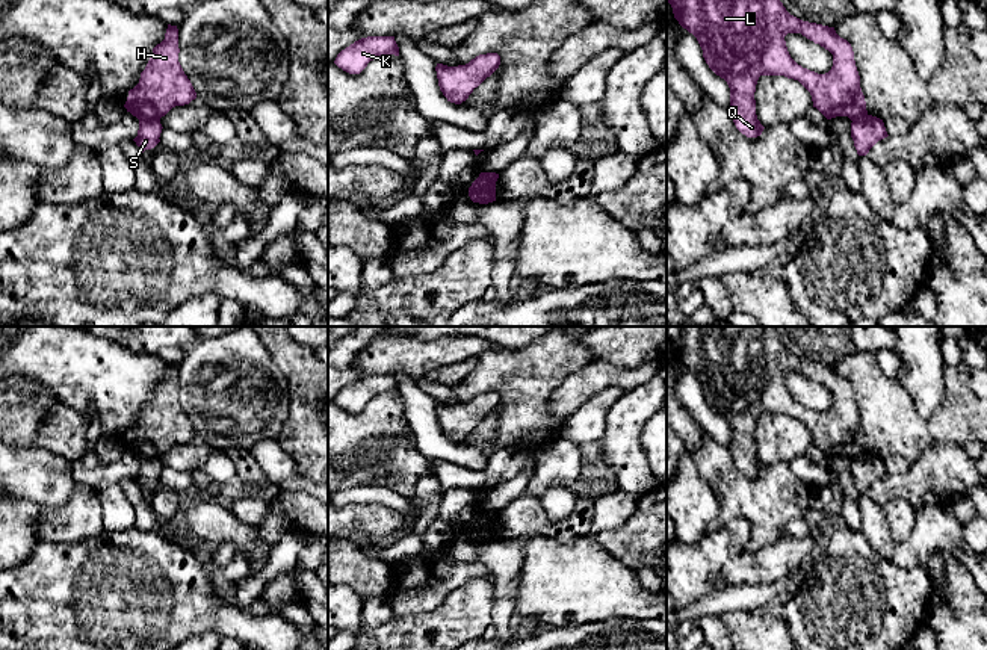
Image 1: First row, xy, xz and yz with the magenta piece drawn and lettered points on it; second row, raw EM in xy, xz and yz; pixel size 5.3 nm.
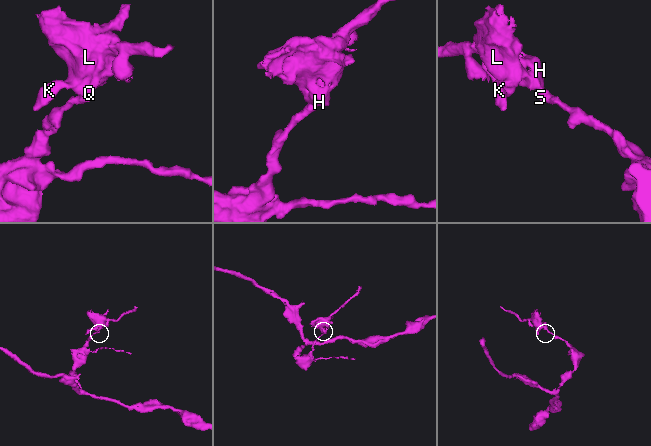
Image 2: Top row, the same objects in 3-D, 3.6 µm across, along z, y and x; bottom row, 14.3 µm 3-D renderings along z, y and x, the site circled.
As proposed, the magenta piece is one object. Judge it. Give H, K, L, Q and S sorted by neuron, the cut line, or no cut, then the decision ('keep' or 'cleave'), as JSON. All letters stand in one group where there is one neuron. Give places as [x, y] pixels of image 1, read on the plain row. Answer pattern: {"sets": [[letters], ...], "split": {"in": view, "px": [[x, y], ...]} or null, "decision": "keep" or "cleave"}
{"sets": [["H", "K", "L", "Q"], ["S"]], "split": {"in": "xy", "px": [[139, 457], [159, 460]]}, "decision": "cleave"}

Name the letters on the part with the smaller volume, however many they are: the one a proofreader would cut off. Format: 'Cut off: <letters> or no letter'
Cut off: H, K, L, Q

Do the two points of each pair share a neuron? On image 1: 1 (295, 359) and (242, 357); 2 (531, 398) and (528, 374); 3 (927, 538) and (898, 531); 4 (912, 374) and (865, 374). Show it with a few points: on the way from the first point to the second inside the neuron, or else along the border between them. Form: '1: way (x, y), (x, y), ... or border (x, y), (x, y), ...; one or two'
1: border (262, 342), (275, 366), (284, 375), (289, 390); two
2: way (528, 392), (528, 380); one
3: border (918, 511), (913, 520), (913, 531), (895, 544); two
4: border (897, 380), (910, 395), (918, 410); two

